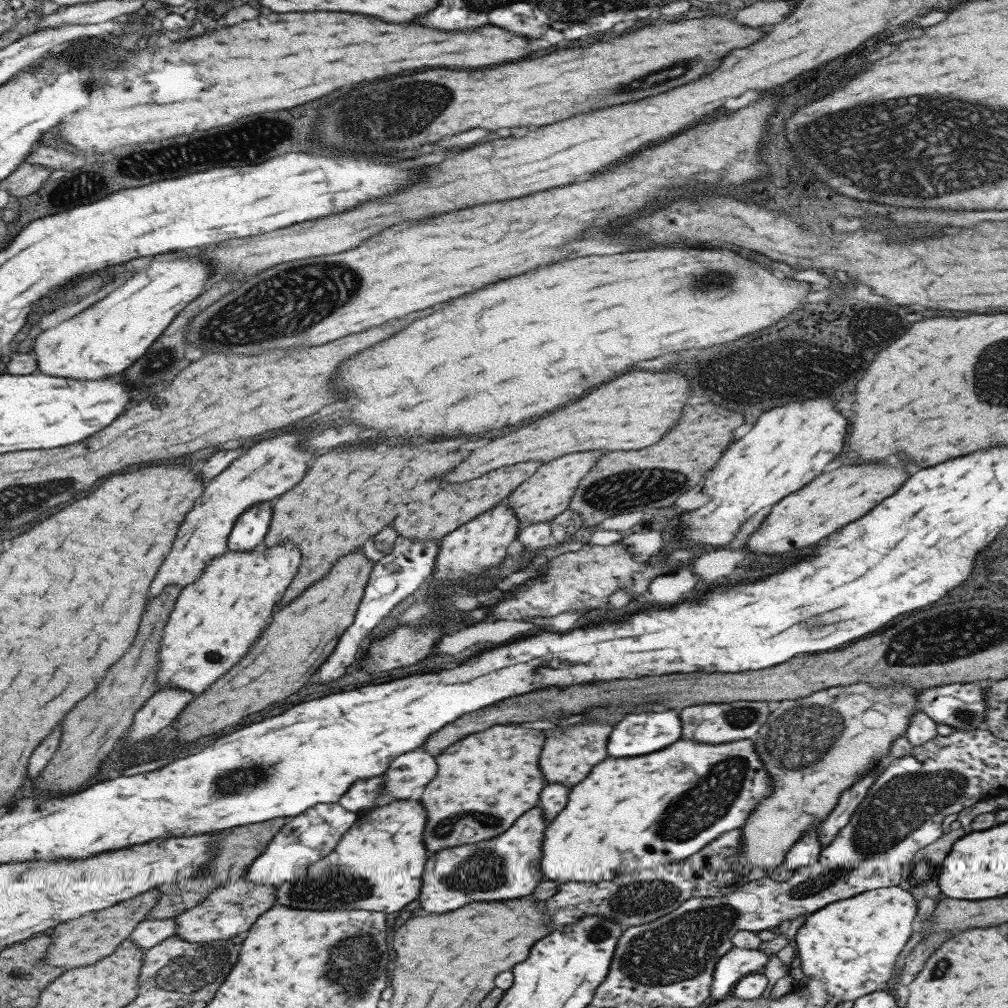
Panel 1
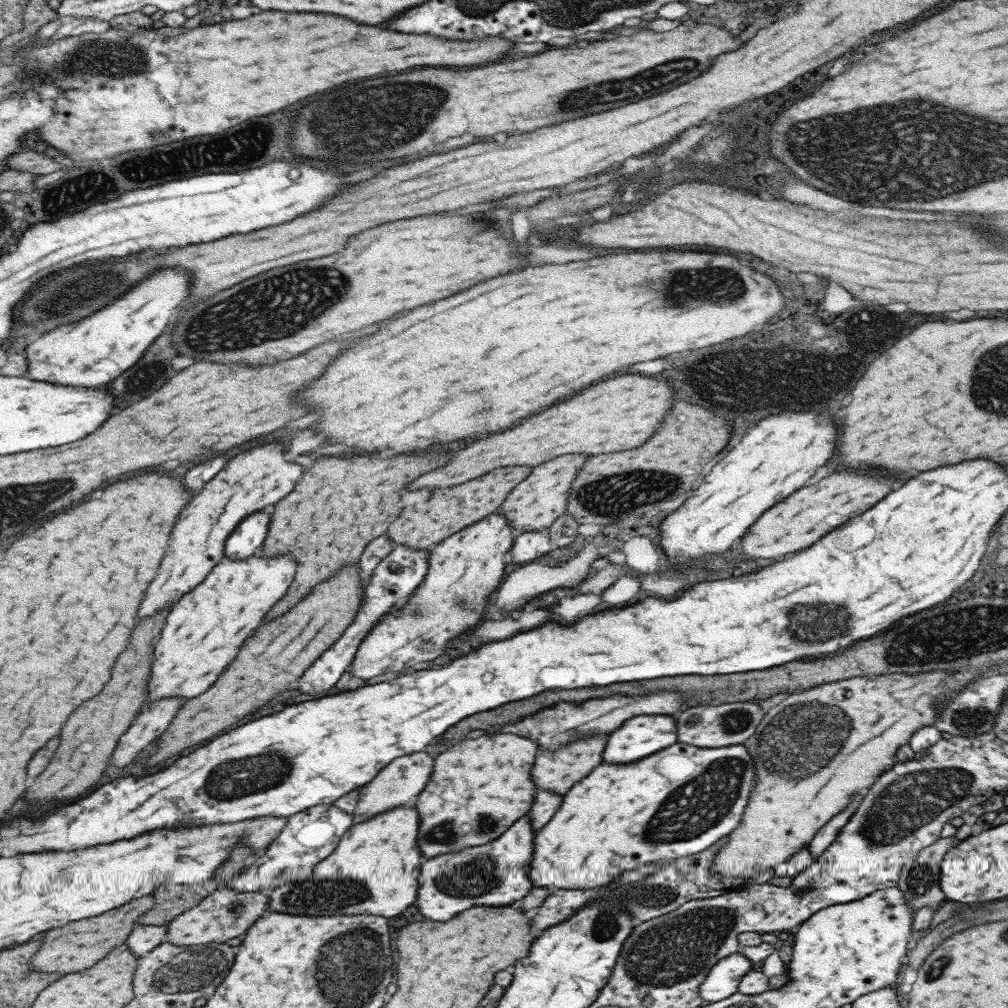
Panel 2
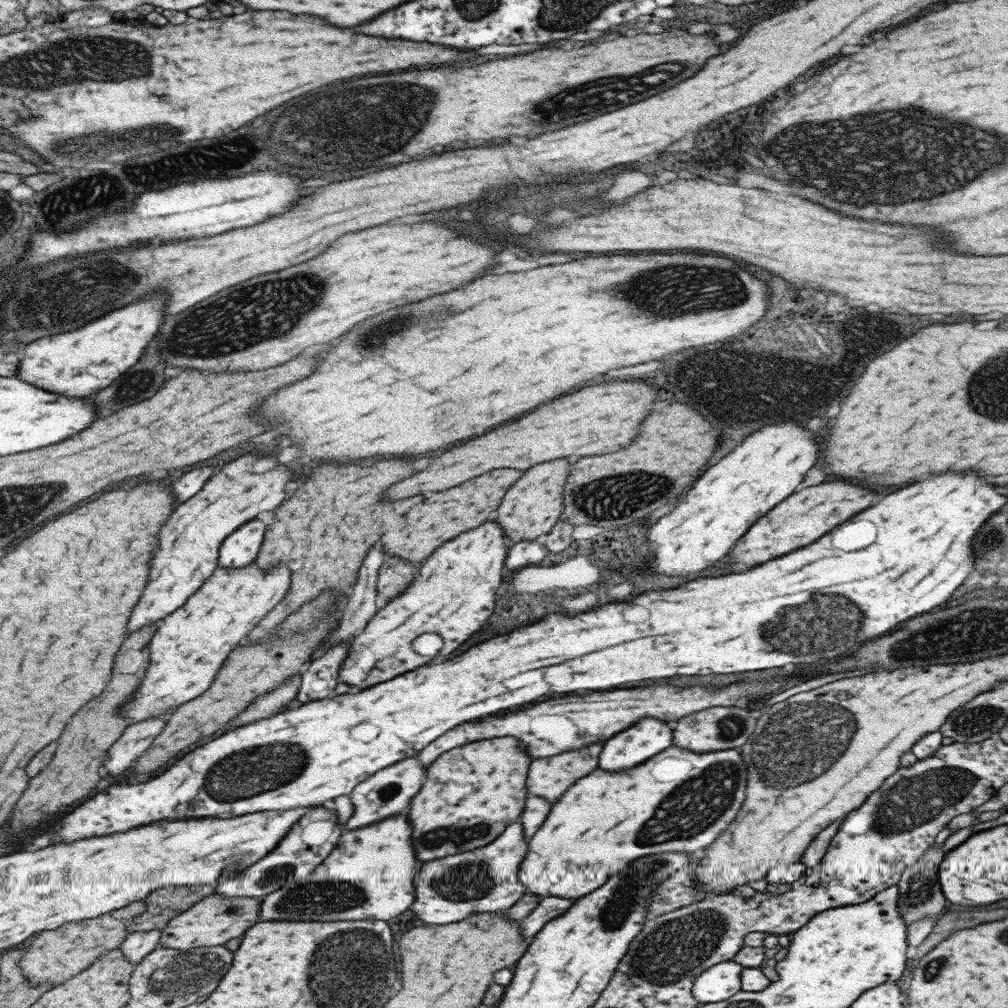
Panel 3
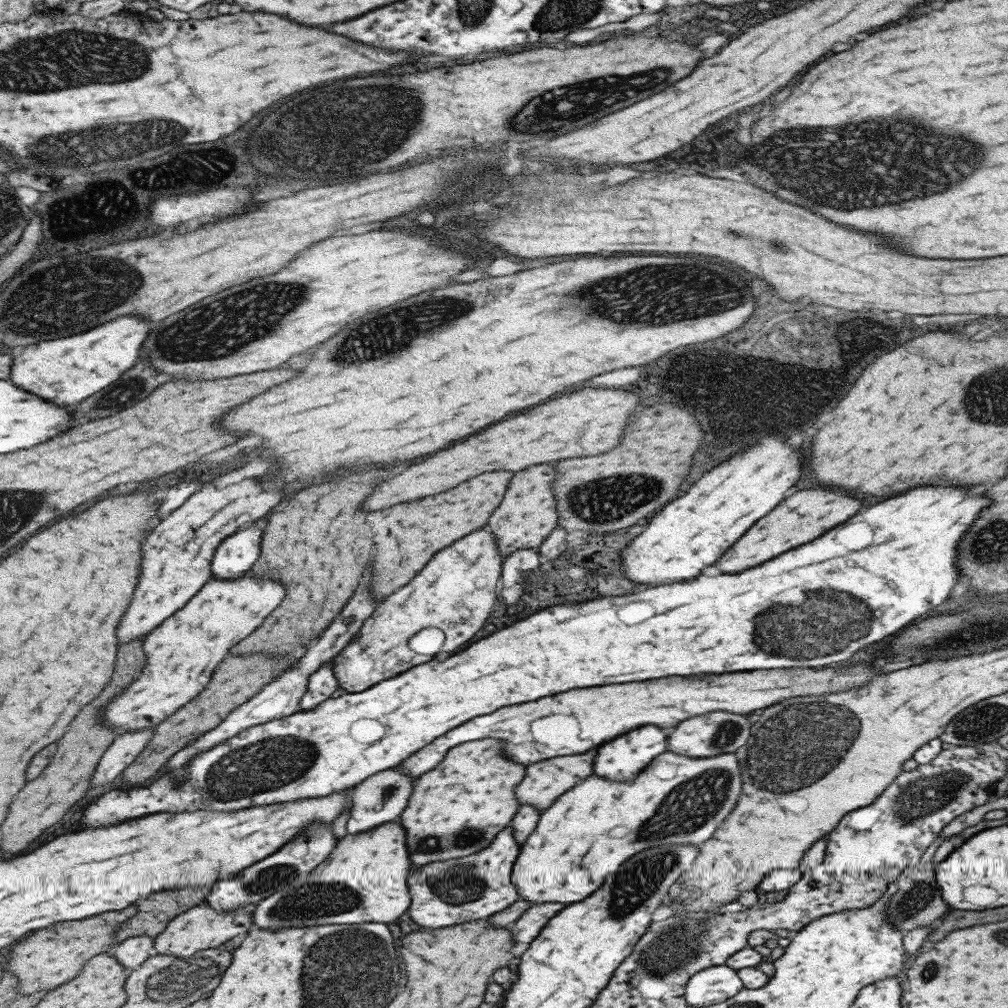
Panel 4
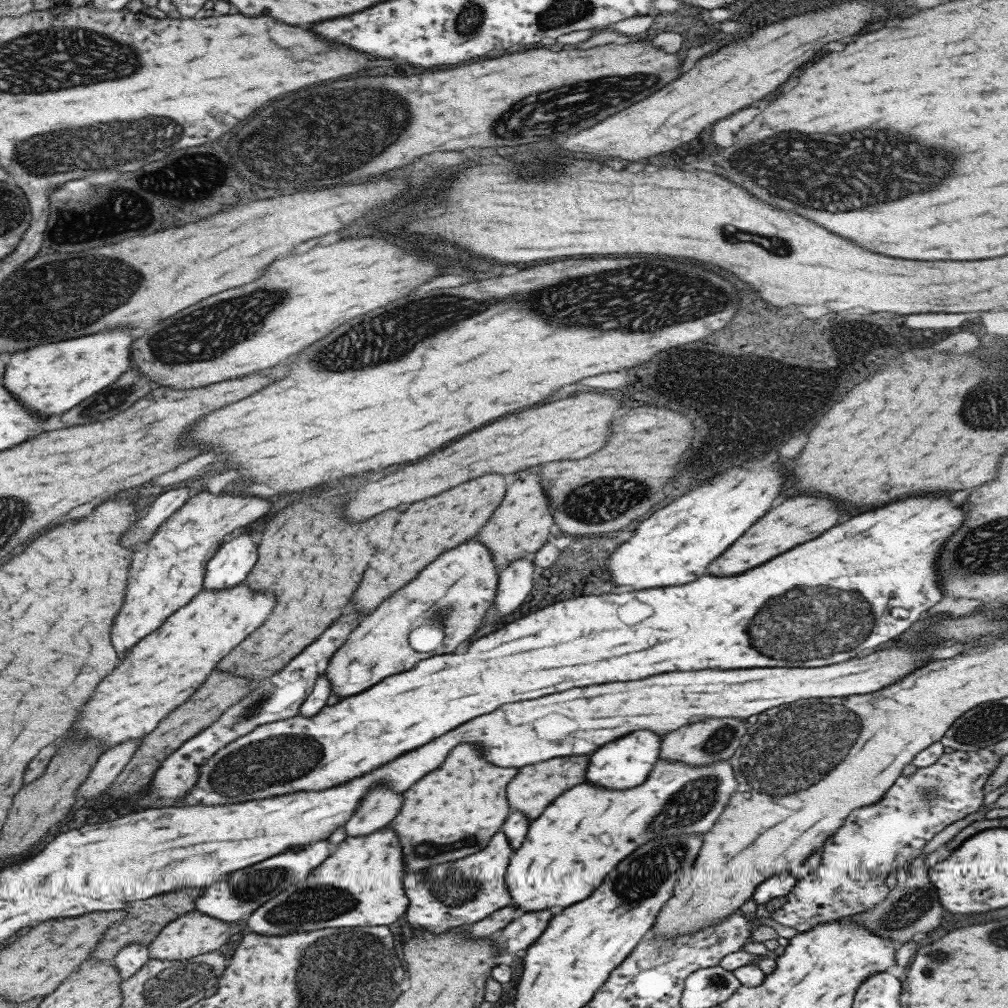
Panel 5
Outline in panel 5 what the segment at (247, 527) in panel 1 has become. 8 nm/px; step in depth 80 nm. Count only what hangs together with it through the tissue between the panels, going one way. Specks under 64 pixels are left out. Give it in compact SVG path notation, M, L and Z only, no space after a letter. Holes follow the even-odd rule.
M242 530L235 533L234 538L224 539L225 544L221 544L206 563L201 590L223 590L245 580L257 558L249 534L250 530Z

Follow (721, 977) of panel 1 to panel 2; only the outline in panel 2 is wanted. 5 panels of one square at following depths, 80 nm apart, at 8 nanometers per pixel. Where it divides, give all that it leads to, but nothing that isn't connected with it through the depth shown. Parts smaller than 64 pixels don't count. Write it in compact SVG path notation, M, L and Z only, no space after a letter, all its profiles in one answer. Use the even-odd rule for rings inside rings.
M739 950L725 958L720 958L698 986L699 997L705 1003L711 1003L731 996L737 992L740 978L754 968L757 968L755 964L748 961L748 958Z

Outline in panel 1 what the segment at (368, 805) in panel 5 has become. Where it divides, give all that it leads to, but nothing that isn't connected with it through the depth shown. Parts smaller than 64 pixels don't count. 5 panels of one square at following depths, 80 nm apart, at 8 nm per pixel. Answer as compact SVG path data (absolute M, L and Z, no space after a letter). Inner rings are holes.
M405 752L389 764L383 776L387 794L379 794L375 806L387 804L389 800L409 798L411 788L425 786L435 776L435 758L425 752Z

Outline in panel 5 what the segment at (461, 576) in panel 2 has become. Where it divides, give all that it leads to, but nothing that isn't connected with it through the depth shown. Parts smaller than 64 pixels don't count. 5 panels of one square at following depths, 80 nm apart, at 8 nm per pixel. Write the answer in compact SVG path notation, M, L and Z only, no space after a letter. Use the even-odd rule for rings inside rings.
M476 538L435 557L435 561L422 568L407 586L393 592L371 614L367 614L349 634L345 644L331 655L324 670L331 692L341 698L353 696L391 674L413 668L413 664L427 658L427 654L453 652L457 644L467 640L475 628L479 628L487 608L494 602L498 571L491 560L489 549ZM427 625L439 626L439 630L443 631L443 646L433 652L417 653L407 643L407 634Z

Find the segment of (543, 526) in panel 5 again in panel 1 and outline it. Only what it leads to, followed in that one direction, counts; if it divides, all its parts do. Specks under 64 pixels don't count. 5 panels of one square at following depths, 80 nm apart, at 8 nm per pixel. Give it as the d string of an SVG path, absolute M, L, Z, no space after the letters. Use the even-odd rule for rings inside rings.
M603 452L565 454L561 458L542 463L527 480L516 486L505 498L504 504L517 517L520 529L531 523L549 522L554 516L561 514L568 507L579 481L589 472L589 468L601 454Z

